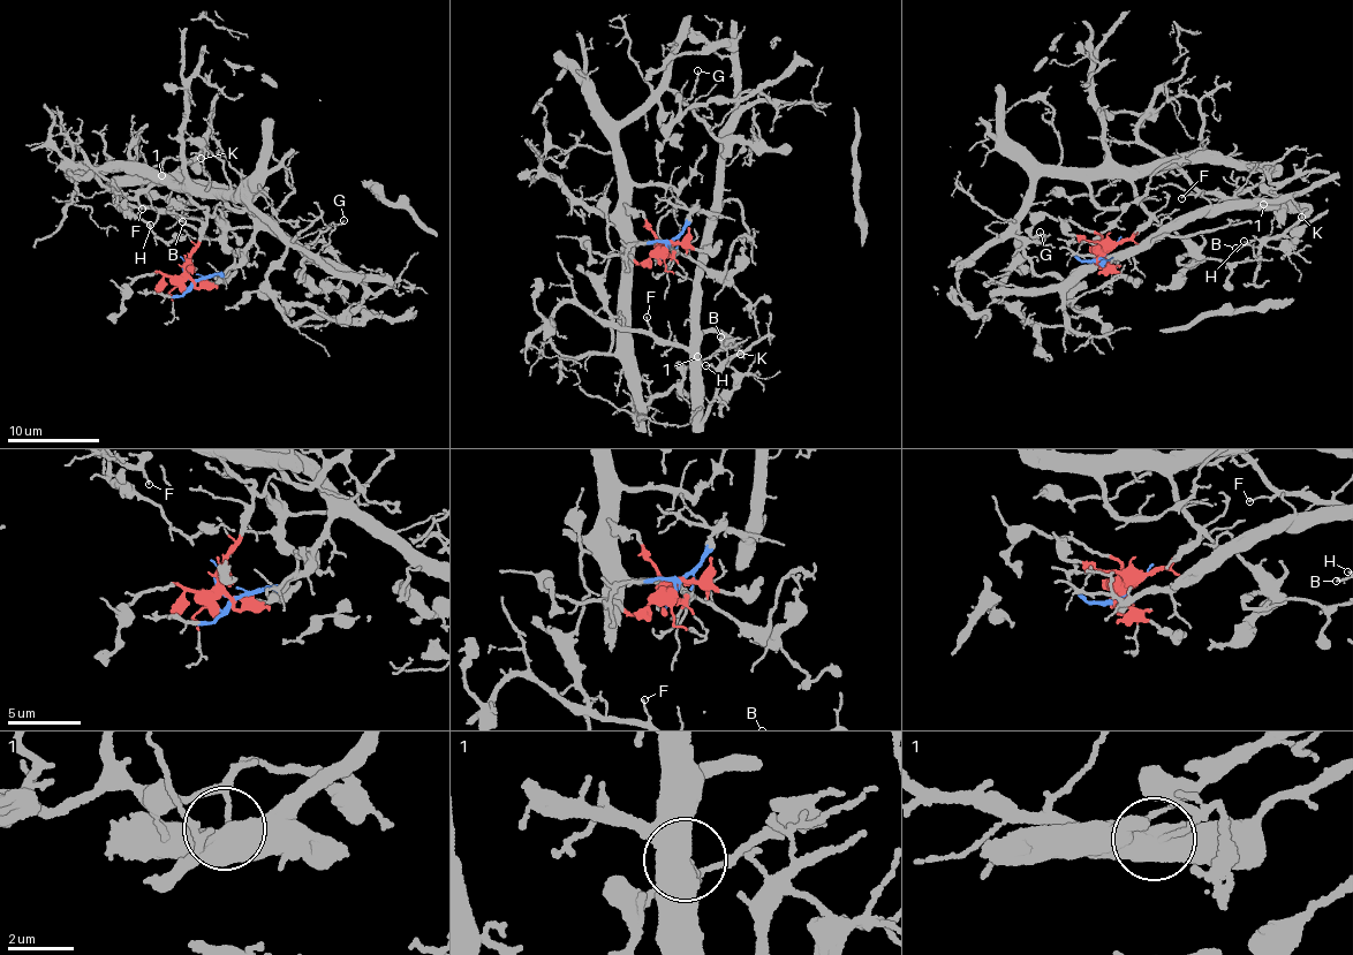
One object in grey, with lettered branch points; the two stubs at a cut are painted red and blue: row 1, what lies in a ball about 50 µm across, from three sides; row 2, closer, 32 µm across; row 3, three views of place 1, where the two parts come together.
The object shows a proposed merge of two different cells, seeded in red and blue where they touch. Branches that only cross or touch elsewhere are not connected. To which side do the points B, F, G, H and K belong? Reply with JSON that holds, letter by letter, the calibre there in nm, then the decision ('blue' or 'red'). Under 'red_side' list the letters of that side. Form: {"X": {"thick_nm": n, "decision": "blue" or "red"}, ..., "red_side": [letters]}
{"B": {"thick_nm": 160, "decision": "blue"}, "F": {"thick_nm": 110, "decision": "blue"}, "G": {"thick_nm": 100, "decision": "red"}, "H": {"thick_nm": 100, "decision": "blue"}, "K": {"thick_nm": 90, "decision": "blue"}, "red_side": ["G"]}

